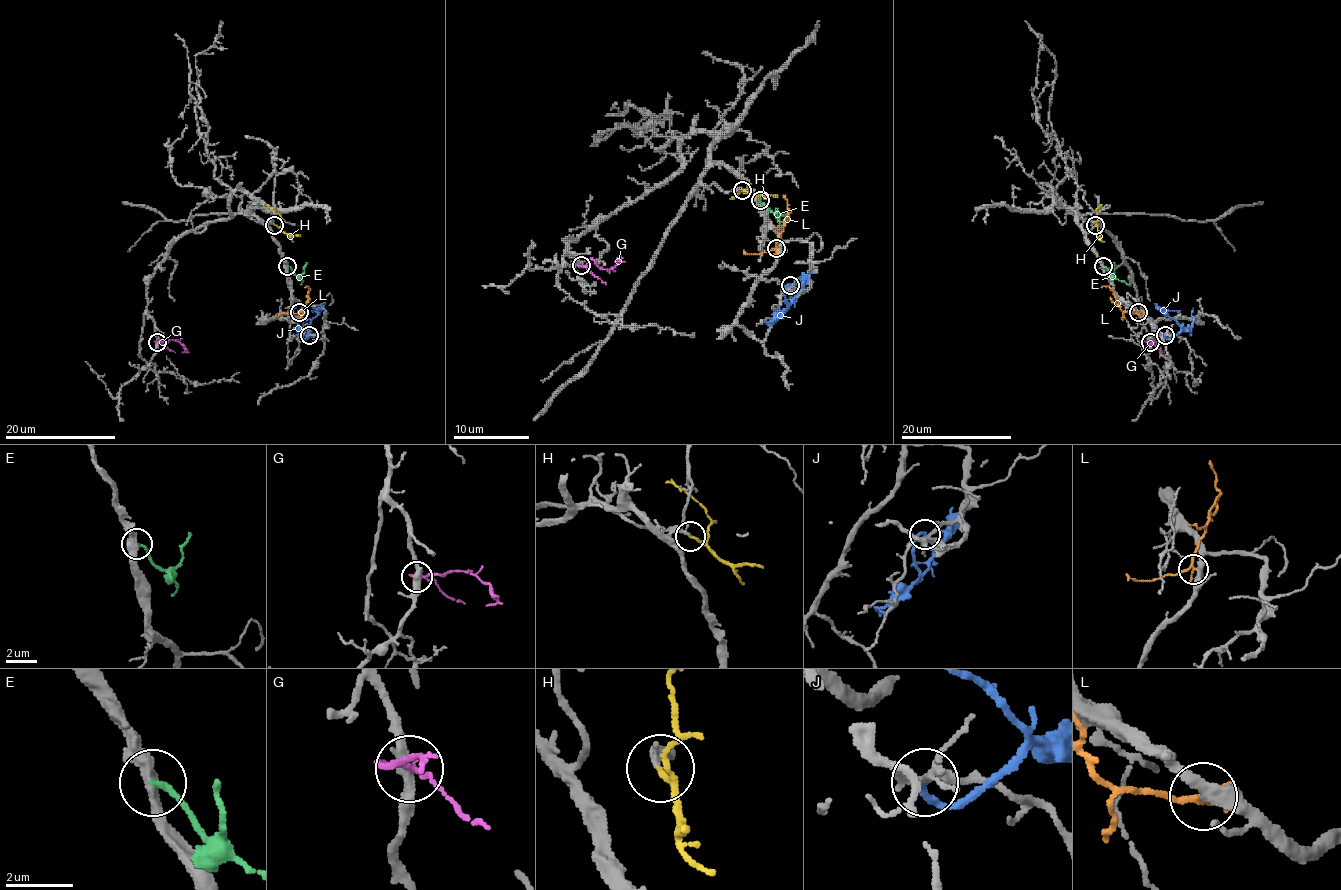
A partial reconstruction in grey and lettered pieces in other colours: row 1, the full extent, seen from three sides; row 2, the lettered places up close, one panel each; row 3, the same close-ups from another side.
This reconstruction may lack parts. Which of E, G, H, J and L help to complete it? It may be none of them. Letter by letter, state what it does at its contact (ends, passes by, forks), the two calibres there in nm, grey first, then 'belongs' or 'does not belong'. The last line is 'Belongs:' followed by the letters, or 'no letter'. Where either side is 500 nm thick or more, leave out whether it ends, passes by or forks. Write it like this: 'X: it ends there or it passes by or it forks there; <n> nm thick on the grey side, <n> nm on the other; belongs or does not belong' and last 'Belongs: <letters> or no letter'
E: it ends there; 400 nm thick on the grey side, 190 nm on the other; does not belong
G: it passes by; 360 nm thick on the grey side, 140 nm on the other; does not belong
H: it ends there; 260 nm thick on the grey side, 180 nm on the other; belongs
J: it ends there; 240 nm thick on the grey side, 240 nm on the other; does not belong
L: it passes by; 360 nm thick on the grey side, 170 nm on the other; belongs
Belongs: H, L

